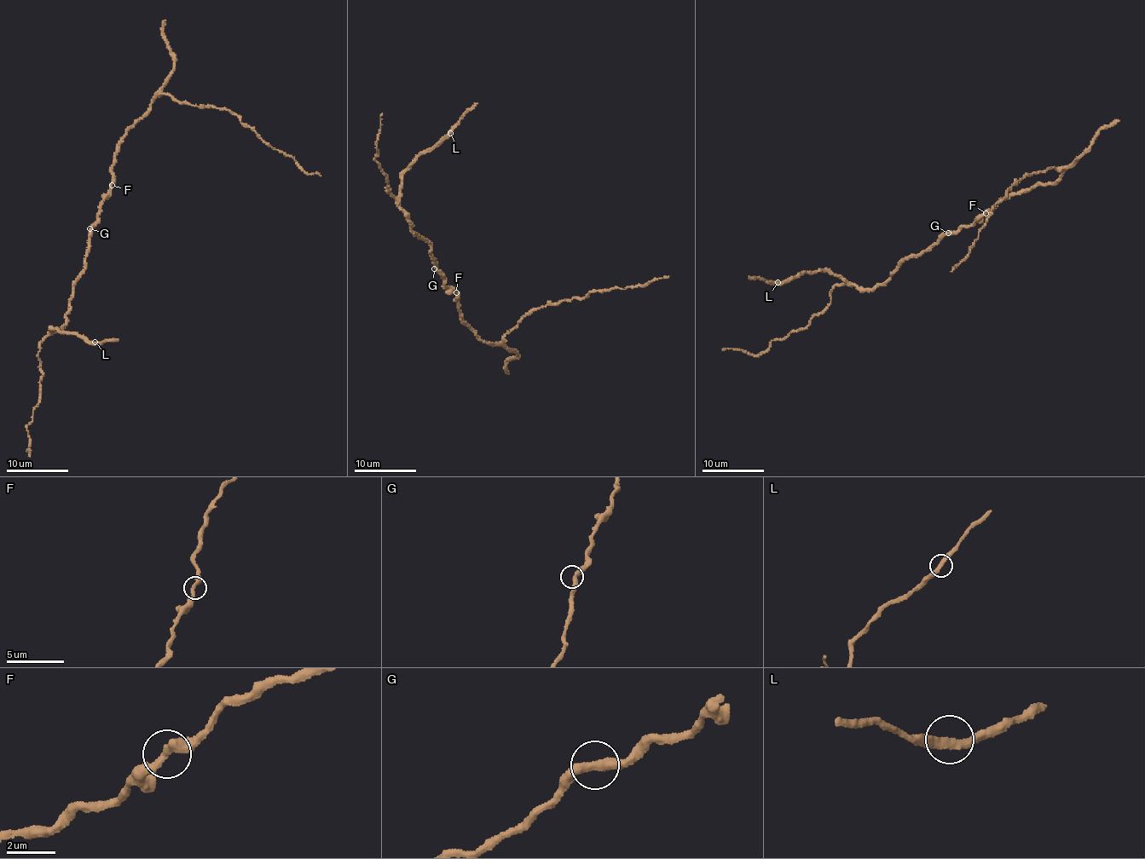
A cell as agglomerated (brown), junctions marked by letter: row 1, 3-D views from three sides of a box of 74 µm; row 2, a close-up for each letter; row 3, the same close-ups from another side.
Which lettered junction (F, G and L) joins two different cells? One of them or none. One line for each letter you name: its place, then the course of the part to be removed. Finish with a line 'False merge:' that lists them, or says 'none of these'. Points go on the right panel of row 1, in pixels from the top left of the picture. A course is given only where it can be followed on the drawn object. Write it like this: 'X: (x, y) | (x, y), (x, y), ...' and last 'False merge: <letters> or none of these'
False merge: none of these

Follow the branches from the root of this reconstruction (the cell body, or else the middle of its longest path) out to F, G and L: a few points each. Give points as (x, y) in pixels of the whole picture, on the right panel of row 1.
F: (974, 221), (985, 213)
G: (974, 221), (970, 226), (962, 226), (948, 233)
L: (974, 221), (911, 256), (884, 283), (870, 289), (847, 285), (839, 277), (818, 270), (777, 282)

